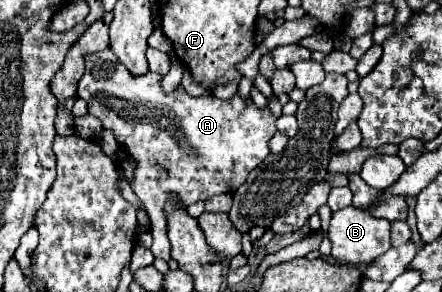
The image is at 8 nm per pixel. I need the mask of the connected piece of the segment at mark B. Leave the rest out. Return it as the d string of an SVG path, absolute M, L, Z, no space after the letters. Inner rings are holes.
M348 206L348 208L334 212L326 234L332 244L330 256L340 264L352 264L352 266L370 264L374 258L378 258L380 254L384 254L390 248L390 222L378 220L372 214L358 210L354 206Z

